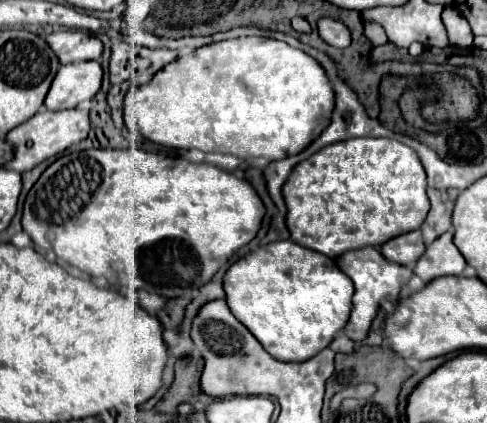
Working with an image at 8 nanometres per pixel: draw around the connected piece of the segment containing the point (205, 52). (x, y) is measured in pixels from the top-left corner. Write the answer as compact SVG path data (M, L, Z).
M246 36L246 38L236 38L236 40L224 40L224 42L214 42L214 44L208 44L208 46L202 46L202 48L198 48L198 50L194 50L194 52L190 52L190 54L184 54L184 56L180 56L180 58L176 58L176 62L170 62L170 64L166 64L166 66L164 66L164 68L162 68L162 70L160 70L160 72L158 72L158 74L154 74L154 76L152 76L152 80L150 80L150 82L148 82L148 84L144 84L144 86L134 86L134 88L132 88L132 90L130 90L130 92L128 92L128 94L126 94L126 98L124 98L124 120L126 120L126 124L128 124L128 126L132 126L132 124L134 124L134 118L136 118L136 120L138 120L138 126L140 126L140 132L142 132L142 136L146 136L146 138L148 138L148 140L152 140L152 142L156 142L156 144L162 144L162 146L170 146L170 148L178 148L178 150L179 150L179 151L180 151L180 153L181 153L181 156L178 156L178 157L181 157L181 158L184 158L184 156L182 156L182 153L185 153L185 151L186 151L186 158L184 158L184 159L186 159L186 160L188 160L188 161L189 161L189 162L208 162L208 163L212 163L212 164L216 164L216 165L217 165L217 166L220 166L220 167L221 167L221 168L224 168L224 169L225 169L225 170L228 170L228 171L233 171L233 170L235 170L235 169L237 169L237 168L238 168L238 167L239 167L239 166L240 166L240 165L241 165L241 164L242 164L242 163L243 163L243 162L244 162L244 161L245 161L245 160L248 160L248 158L266 158L266 160L282 160L282 158L288 158L288 156L294 156L294 154L298 154L298 152L302 152L302 150L304 150L304 146L308 146L308 144L310 144L310 142L314 142L314 138L318 138L318 134L322 134L322 130L326 130L326 126L328 126L328 124L330 124L330 114L332 114L332 112L334 112L334 88L332 88L332 86L330 86L330 80L328 80L328 78L326 78L326 72L324 72L324 70L322 70L322 66L320 66L320 64L318 64L318 60L314 60L314 58L312 58L312 56L310 56L310 54L306 54L306 52L302 52L302 50L298 50L298 48L292 48L292 46L288 46L288 44L286 44L286 42L280 42L280 40L264 40L264 38L256 38L256 36L250 36L250 38L248 38L248 36Z

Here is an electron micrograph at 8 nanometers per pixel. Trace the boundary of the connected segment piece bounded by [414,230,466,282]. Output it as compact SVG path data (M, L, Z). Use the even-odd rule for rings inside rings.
M454 230L444 232L432 244L428 244L426 254L418 260L414 274L424 282L432 282L440 276L460 276L466 268L466 260L452 242Z

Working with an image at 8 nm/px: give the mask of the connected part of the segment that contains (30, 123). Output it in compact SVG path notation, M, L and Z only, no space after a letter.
M42 108L30 120L26 120L18 128L14 128L10 134L6 134L6 140L16 148L16 154L12 158L14 162L6 164L6 168L16 170L16 172L32 170L34 166L38 166L40 162L48 160L50 156L56 156L58 152L66 150L68 146L78 144L84 138L88 138L88 132L90 132L90 112L88 110L70 108L70 110L52 112L52 110Z

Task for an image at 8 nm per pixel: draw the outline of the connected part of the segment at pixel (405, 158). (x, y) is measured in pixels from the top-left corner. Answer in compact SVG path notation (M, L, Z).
M392 138L336 142L300 162L282 188L292 242L336 258L348 250L382 246L390 238L422 228L430 202L418 154Z

